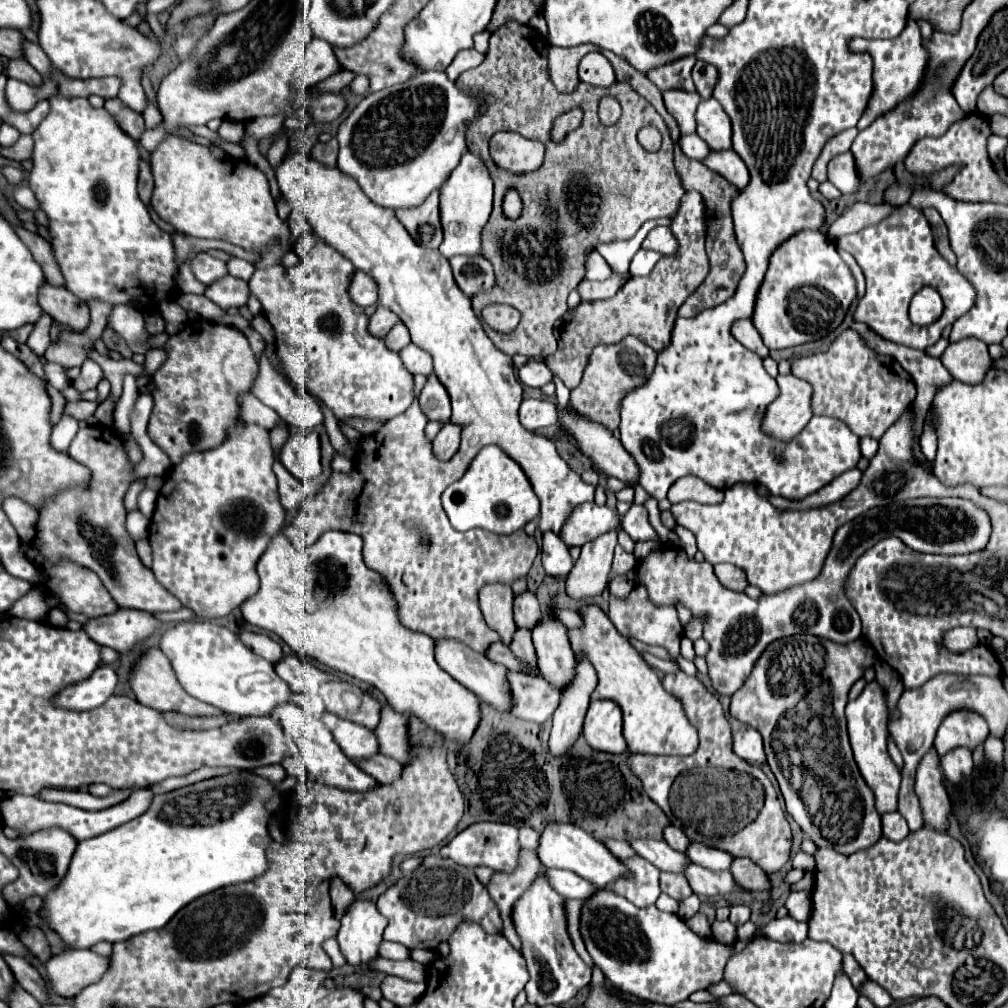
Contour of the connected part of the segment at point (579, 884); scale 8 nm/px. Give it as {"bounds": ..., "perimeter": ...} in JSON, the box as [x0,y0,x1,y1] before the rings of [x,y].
{"bounds":[546,870,600,902],"perimeter":[[[546,870],[548,880],[552,880],[552,886],[556,886],[556,892],[562,892],[566,898],[578,898],[582,902],[590,900],[600,888],[588,880],[582,880],[578,874],[572,874],[568,870]]]}

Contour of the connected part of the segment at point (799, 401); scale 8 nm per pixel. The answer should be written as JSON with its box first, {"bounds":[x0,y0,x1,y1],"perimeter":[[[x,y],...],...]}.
{"bounds":[762,374,814,440],"perimeter":[[[778,374],[776,382],[780,386],[780,396],[768,406],[762,426],[774,438],[790,440],[790,436],[796,436],[796,432],[800,432],[814,416],[810,406],[812,386],[792,374]]]}

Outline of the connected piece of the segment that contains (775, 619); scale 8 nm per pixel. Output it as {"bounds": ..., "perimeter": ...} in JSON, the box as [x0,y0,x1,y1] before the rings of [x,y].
{"bounds":[638,498,992,696],"perimeter":[[[912,498],[912,500],[904,500],[900,502],[892,502],[888,506],[882,508],[872,508],[866,516],[856,518],[852,522],[848,522],[846,526],[842,526],[836,532],[836,540],[824,560],[824,570],[820,572],[818,578],[786,588],[784,592],[776,592],[772,596],[760,596],[758,600],[748,598],[742,592],[732,592],[720,586],[712,566],[708,562],[696,562],[696,560],[688,560],[684,550],[668,550],[668,548],[660,548],[658,552],[654,552],[652,556],[648,556],[646,560],[640,562],[638,572],[640,572],[640,582],[644,582],[644,586],[648,588],[650,600],[654,604],[660,606],[676,606],[678,602],[682,602],[686,608],[692,610],[694,616],[704,616],[704,640],[710,644],[710,650],[706,654],[706,664],[708,664],[708,676],[712,680],[712,686],[718,694],[724,696],[732,696],[736,690],[740,690],[744,686],[744,682],[748,680],[756,660],[760,658],[760,654],[768,648],[770,642],[784,638],[784,636],[792,636],[792,634],[816,634],[820,638],[828,638],[828,640],[836,640],[840,644],[852,642],[860,638],[860,616],[854,610],[852,602],[846,598],[846,580],[850,576],[850,570],[854,568],[856,560],[868,550],[872,548],[878,540],[886,538],[886,536],[896,536],[900,538],[908,548],[922,552],[922,554],[942,554],[942,556],[958,556],[958,554],[972,554],[972,552],[980,552],[986,548],[988,540],[992,534],[992,524],[990,518],[986,514],[986,510],[982,510],[980,506],[976,506],[972,500],[964,500],[964,498]]]}

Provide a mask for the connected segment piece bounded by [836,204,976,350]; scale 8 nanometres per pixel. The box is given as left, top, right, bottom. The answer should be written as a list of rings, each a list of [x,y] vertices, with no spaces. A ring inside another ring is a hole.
[[[910,204],[900,206],[898,212],[890,212],[888,218],[874,226],[840,238],[836,246],[850,252],[866,276],[866,294],[858,300],[854,322],[866,324],[870,330],[890,342],[926,350],[938,342],[948,324],[954,324],[976,302],[974,286],[958,272],[956,266],[950,266],[938,254],[926,216],[922,210],[916,210]],[[928,284],[940,292],[944,300],[944,314],[930,326],[914,326],[908,318],[908,304],[912,300],[912,292],[918,292]]]

